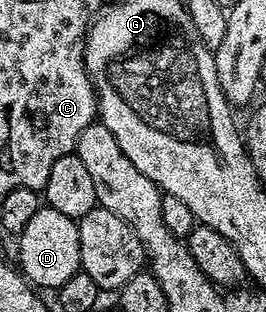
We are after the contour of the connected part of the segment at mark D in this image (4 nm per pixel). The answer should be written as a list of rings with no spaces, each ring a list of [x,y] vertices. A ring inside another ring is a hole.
[[[39,206],[17,240],[17,267],[35,289],[56,290],[64,286],[64,282],[68,282],[68,278],[72,278],[72,274],[76,274],[81,269],[78,221],[68,218],[68,214],[60,214],[60,210]]]

